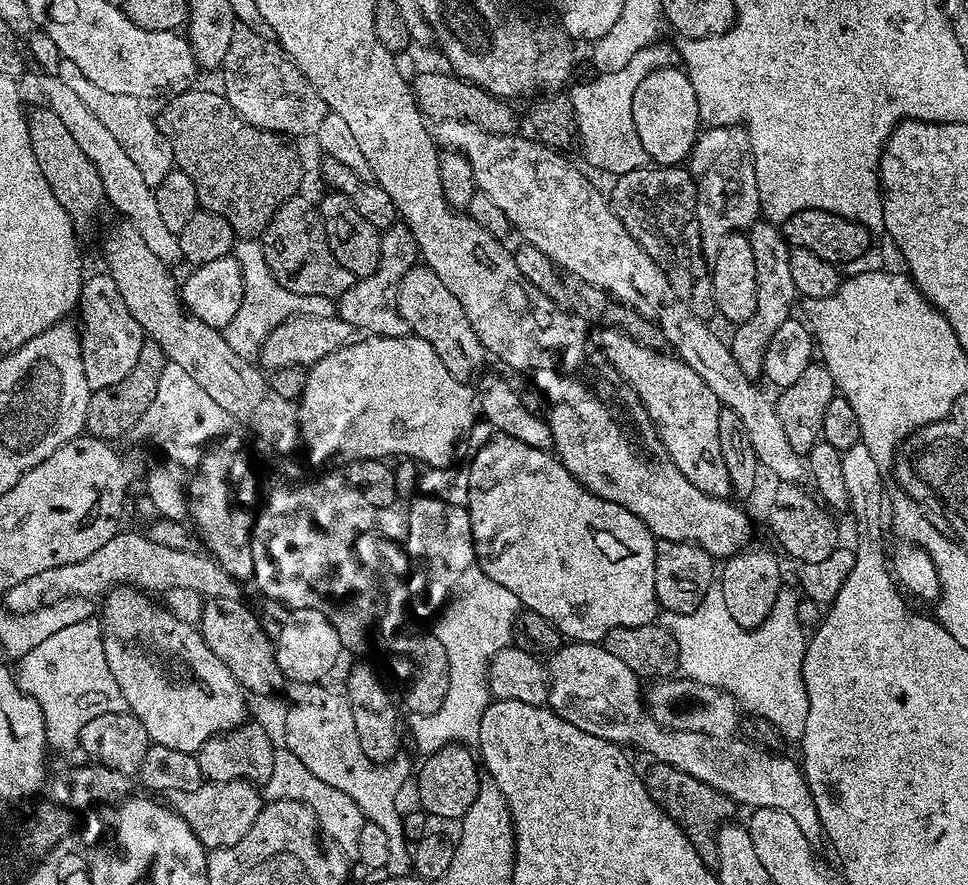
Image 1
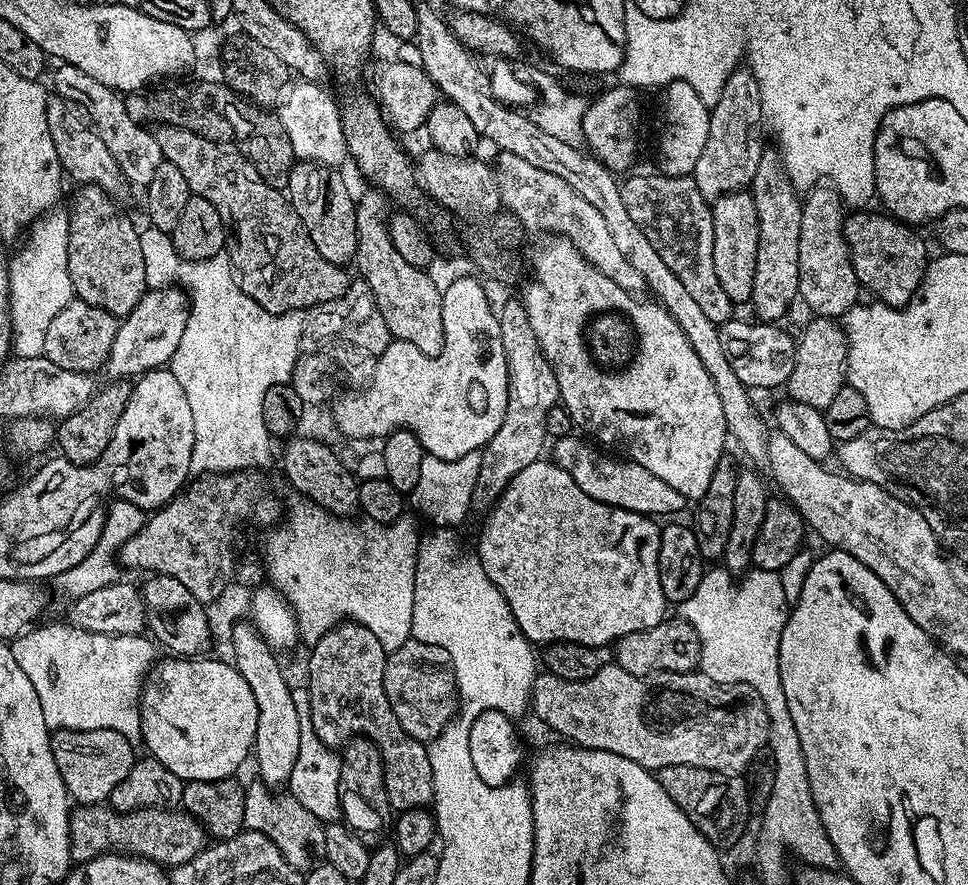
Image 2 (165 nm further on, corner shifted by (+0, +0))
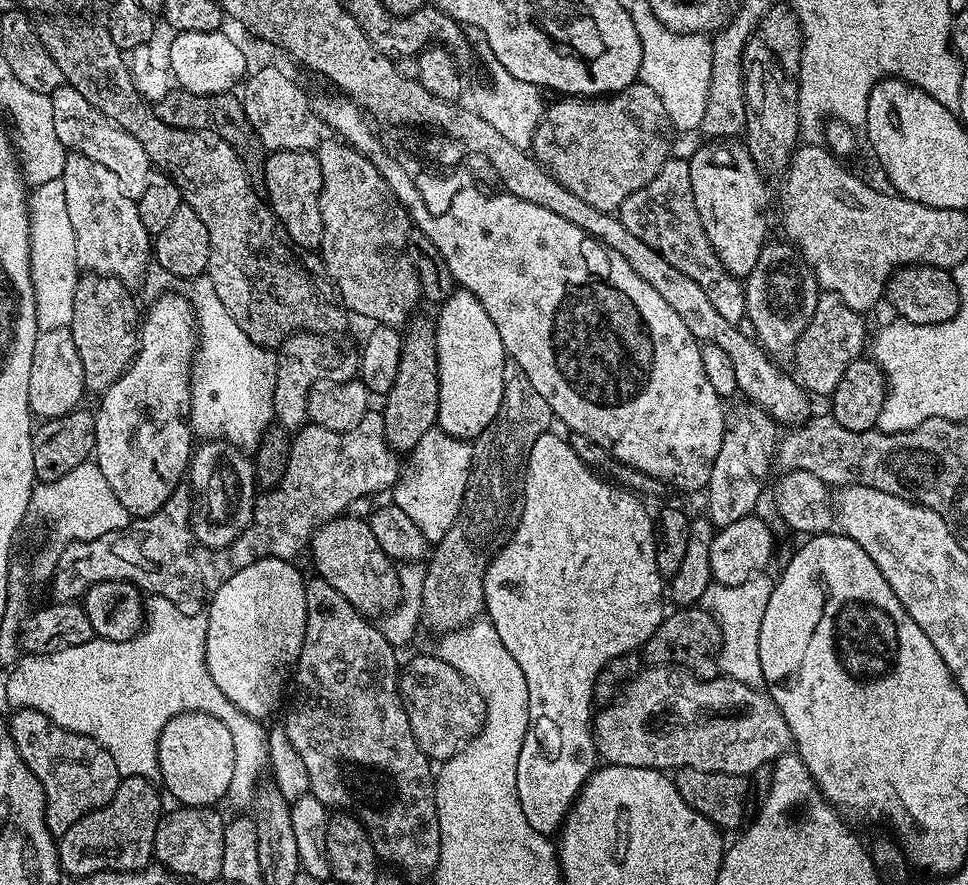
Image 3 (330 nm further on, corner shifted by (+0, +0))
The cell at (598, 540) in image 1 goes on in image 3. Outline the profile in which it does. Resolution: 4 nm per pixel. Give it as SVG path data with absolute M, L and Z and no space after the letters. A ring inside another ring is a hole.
M552 430L543 432L538 438L538 442L534 442L534 450L530 450L528 455L528 472L524 475L524 509L522 510L522 518L518 522L514 534L509 538L508 543L497 552L496 557L490 562L490 566L486 570L486 578L484 579L484 612L487 619L492 621L494 630L498 630L498 638L502 638L502 646L506 646L506 650L510 650L514 662L518 662L528 687L528 729L526 730L526 738L522 742L522 754L518 754L518 770L516 771L516 777L518 778L518 802L522 802L522 814L526 814L526 822L530 822L530 826L534 826L534 830L545 834L559 833L560 826L567 818L568 811L572 809L572 804L576 801L577 794L580 793L582 786L598 767L598 753L596 751L596 737L594 735L594 701L592 698L594 682L598 678L598 674L614 658L625 656L627 652L643 649L644 643L650 638L650 634L654 634L654 630L658 630L658 626L664 621L666 615L666 607L664 608L664 604L666 605L666 580L665 577L660 575L658 570L658 562L656 561L656 526L653 513L648 513L648 508L644 505L647 503L637 496L636 493L628 491L627 488L609 482L603 475L601 475L602 477L595 476L592 473L593 469L585 464L582 458L578 458L578 454L574 454L574 450L568 445L567 439L563 435L555 436L554 433L555 431Z

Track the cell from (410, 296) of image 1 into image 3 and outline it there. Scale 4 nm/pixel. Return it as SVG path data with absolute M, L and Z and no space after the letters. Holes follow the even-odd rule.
M339 138L321 139L315 149L318 166L322 170L322 190L320 191L320 213L322 214L322 238L318 255L326 266L340 302L349 313L366 315L376 326L399 329L407 325L417 311L416 303L421 303L420 283L410 266L406 252L406 242L410 231L407 208L398 202L390 186L382 178L378 169L351 144Z

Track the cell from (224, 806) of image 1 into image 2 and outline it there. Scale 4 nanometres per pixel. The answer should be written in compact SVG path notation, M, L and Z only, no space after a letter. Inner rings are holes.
M103 803L85 804L73 807L68 817L68 845L72 864L76 866L82 866L109 850L124 849L161 866L185 864L204 851L204 838L206 829L196 817L183 810L169 810L164 806L139 808L137 812L117 812Z

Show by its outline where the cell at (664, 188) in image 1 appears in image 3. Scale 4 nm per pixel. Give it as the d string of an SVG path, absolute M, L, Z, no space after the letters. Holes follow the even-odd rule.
M668 159L662 170L658 170L658 174L654 174L654 178L642 186L642 190L634 190L634 194L622 202L618 215L630 234L642 238L646 246L658 250L658 254L662 254L670 266L694 278L694 282L706 290L706 298L710 298L714 310L718 310L726 322L739 325L748 311L744 301L744 284L726 270L712 248L706 230L702 230L702 218L698 218L698 206L690 186L690 166L687 159L676 159Z

